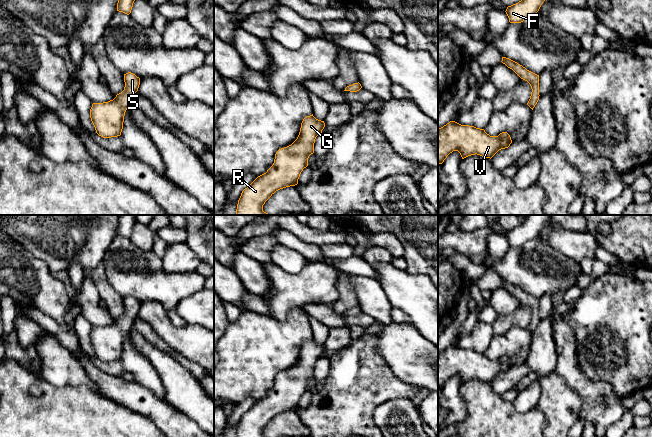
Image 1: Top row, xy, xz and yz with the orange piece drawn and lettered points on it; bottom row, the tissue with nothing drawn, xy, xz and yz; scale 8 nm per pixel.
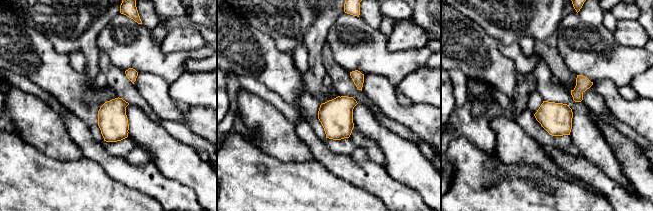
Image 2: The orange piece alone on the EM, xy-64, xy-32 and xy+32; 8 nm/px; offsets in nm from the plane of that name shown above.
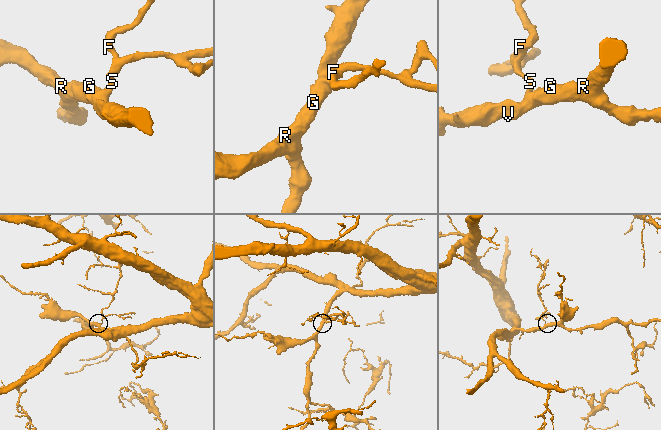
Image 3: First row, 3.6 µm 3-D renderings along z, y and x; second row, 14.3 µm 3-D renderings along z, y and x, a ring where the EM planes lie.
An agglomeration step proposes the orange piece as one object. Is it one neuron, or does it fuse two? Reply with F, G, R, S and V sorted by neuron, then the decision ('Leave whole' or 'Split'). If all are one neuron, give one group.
Groups: F G R S V. Leave whole

